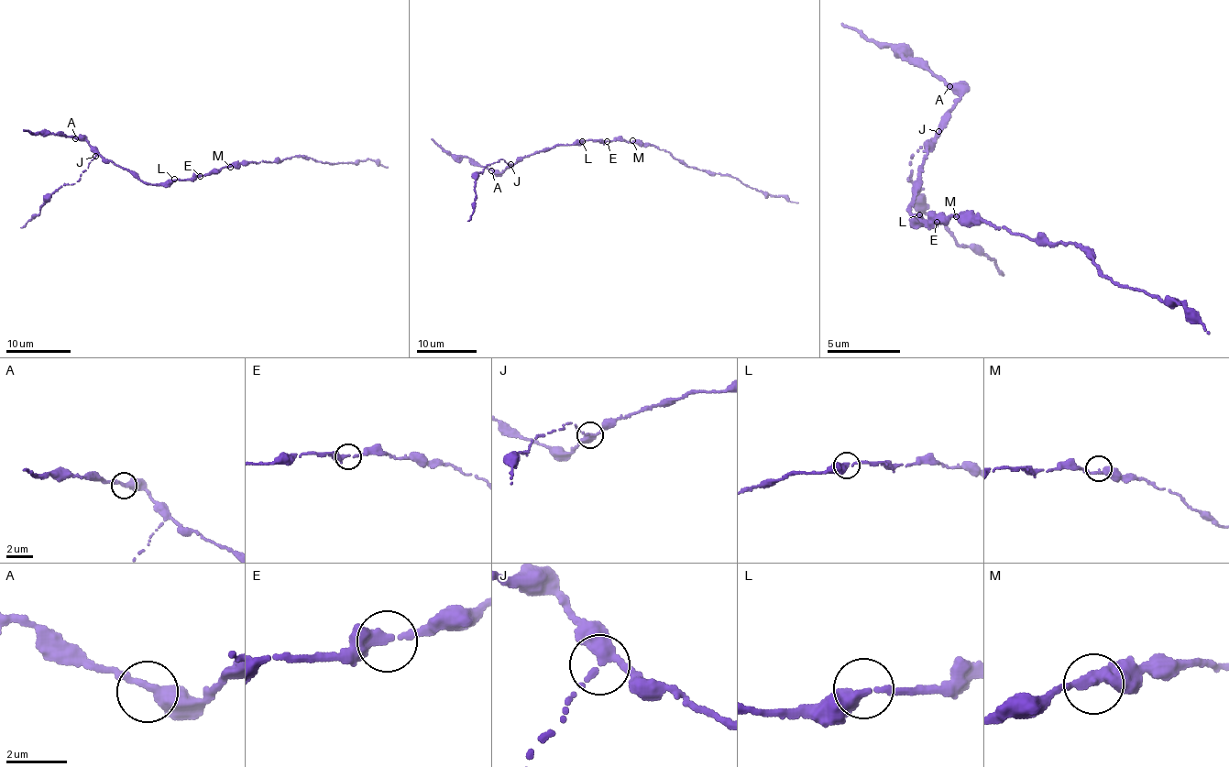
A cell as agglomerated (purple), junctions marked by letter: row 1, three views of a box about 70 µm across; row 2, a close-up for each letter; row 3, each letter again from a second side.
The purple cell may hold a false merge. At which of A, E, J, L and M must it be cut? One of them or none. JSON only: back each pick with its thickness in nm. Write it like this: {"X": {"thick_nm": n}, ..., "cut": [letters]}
{"J": {"thick_nm": 280}, "cut": ["J"]}

